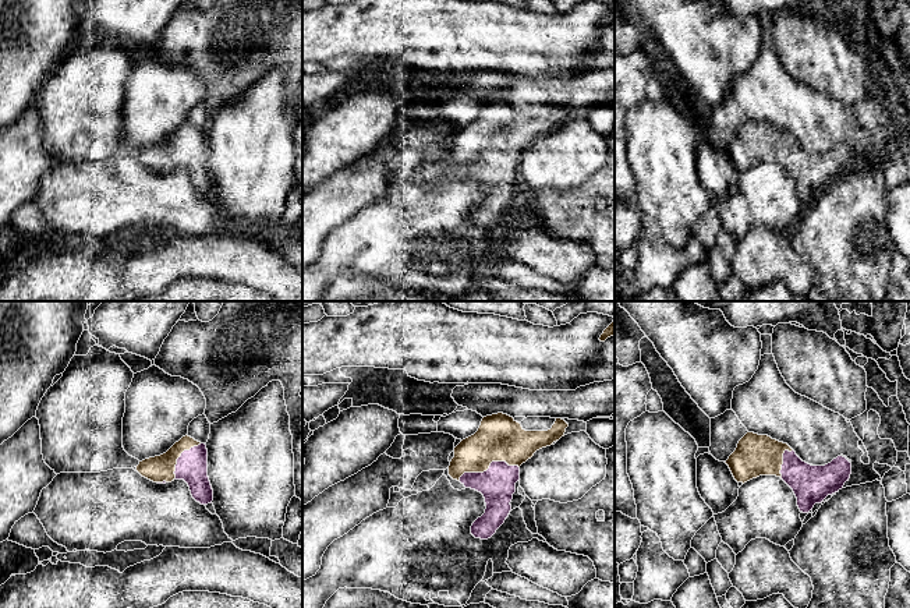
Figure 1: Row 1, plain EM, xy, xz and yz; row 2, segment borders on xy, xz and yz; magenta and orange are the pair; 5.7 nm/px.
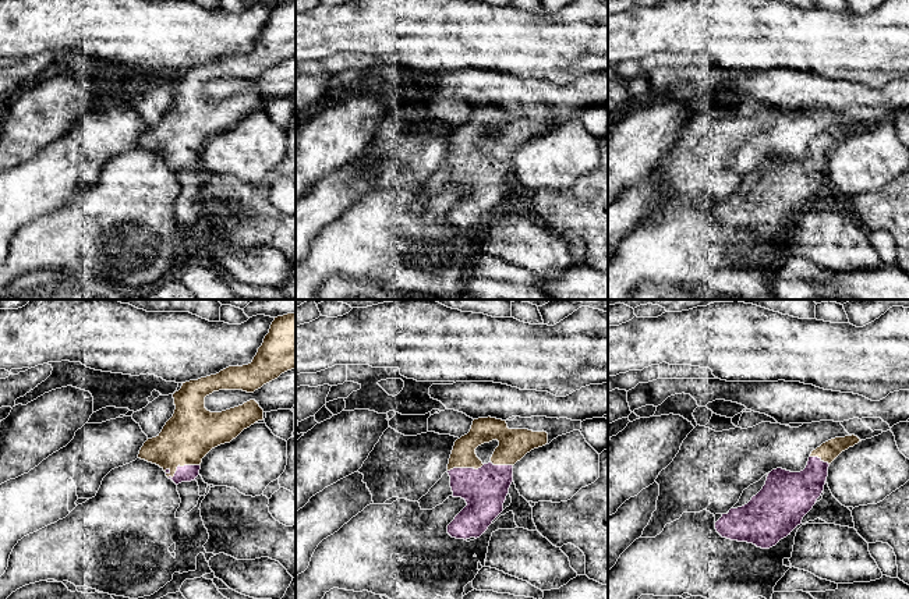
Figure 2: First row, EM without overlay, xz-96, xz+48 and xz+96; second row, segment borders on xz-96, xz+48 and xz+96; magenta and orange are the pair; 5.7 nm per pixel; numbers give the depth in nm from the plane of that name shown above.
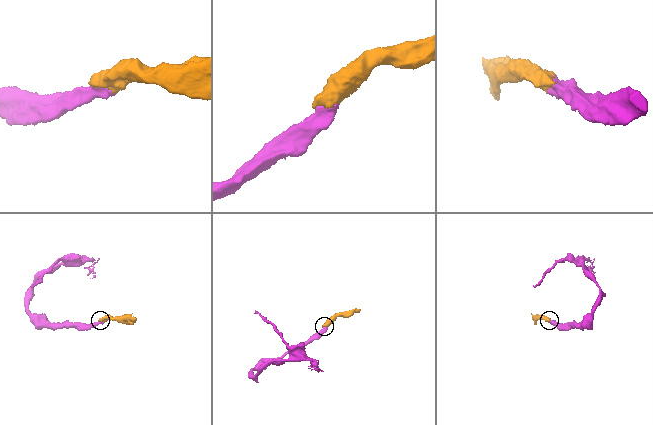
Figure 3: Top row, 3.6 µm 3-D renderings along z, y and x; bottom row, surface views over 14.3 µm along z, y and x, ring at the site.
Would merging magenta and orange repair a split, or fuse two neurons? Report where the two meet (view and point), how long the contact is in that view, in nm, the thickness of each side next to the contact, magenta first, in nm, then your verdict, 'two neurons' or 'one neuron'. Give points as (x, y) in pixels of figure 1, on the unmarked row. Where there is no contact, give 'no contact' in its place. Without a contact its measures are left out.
meets magenta in xz at (489, 155); contact 360 nm long; 200 nm thick on the magenta side, 280 nm on the other; one neuron

